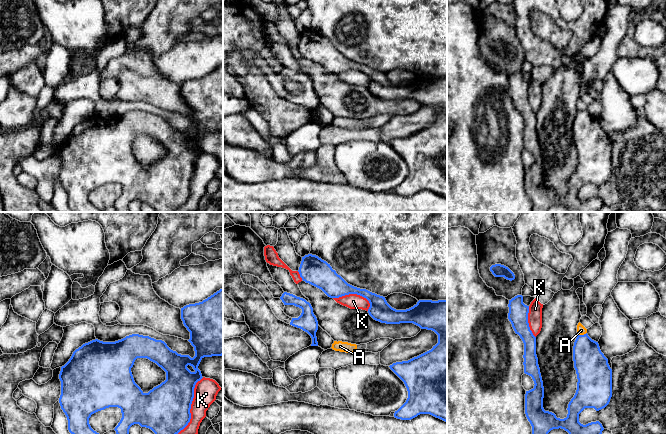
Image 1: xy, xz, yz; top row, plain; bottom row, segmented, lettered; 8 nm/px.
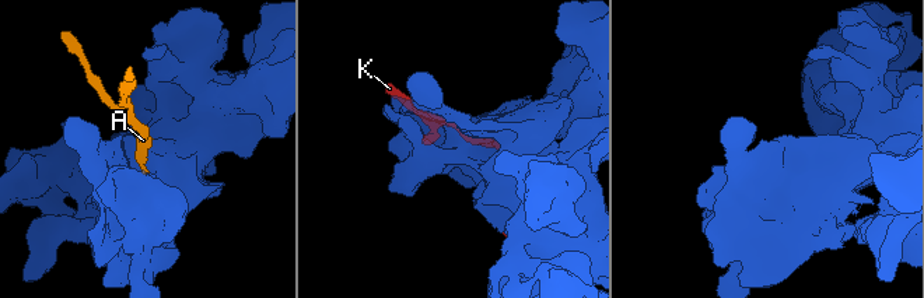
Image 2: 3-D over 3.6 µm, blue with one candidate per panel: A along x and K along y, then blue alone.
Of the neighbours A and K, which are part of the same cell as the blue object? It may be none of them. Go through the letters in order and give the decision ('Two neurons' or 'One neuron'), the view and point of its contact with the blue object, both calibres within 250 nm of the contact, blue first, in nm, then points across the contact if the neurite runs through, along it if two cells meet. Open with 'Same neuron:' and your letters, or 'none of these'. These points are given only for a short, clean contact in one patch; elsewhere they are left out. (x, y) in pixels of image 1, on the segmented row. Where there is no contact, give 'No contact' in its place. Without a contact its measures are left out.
Same neuron: none of these
A: Two neurons. Touches blue at yz (582, 335). Thickness 260 nm (blue) against 80 nm. Boundary: yz (586, 332), (578, 335)
K: Two neurons. Touches blue at xy (190, 405). Thickness 400 nm (blue) against 190 nm

